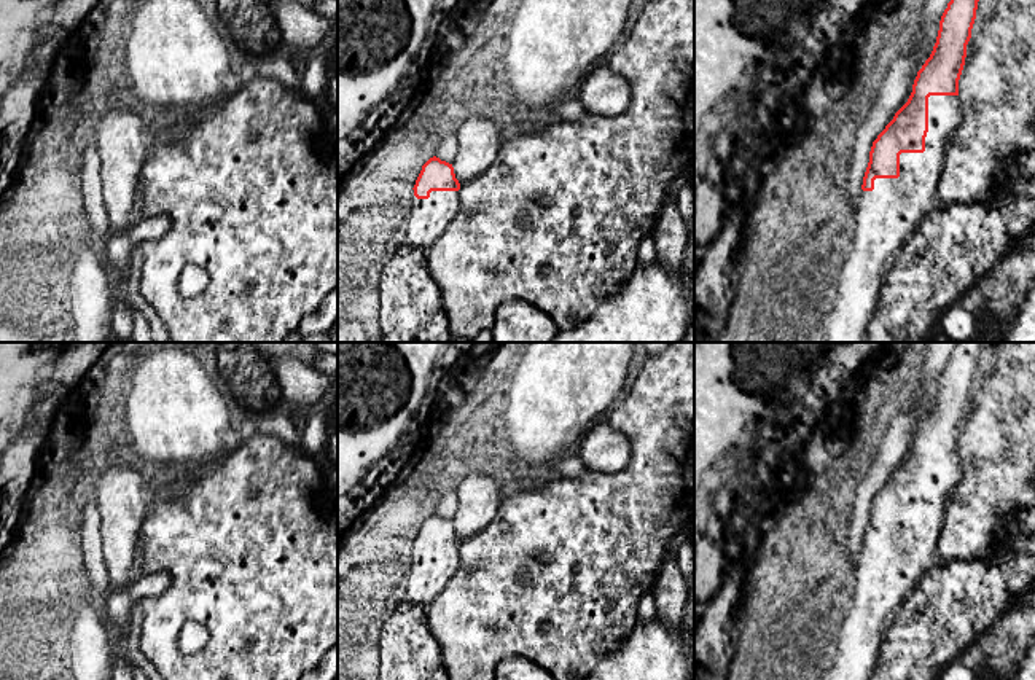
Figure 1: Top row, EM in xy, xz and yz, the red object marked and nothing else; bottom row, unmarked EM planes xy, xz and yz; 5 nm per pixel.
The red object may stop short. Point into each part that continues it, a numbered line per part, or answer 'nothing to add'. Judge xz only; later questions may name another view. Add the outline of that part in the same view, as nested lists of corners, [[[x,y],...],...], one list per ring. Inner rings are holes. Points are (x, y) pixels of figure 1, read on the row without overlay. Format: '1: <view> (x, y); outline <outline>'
1: xz (427, 575); outline [[[412,546],[409,562],[404,602],[427,607],[455,575],[460,551],[459,548],[432,548],[428,556],[417,556]]]

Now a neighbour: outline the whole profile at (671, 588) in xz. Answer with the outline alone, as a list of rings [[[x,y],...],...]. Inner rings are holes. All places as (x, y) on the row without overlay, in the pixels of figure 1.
[[[669,549],[661,564],[654,586],[656,616],[675,627],[683,621],[683,610],[689,594],[689,583],[682,575],[674,556]]]

